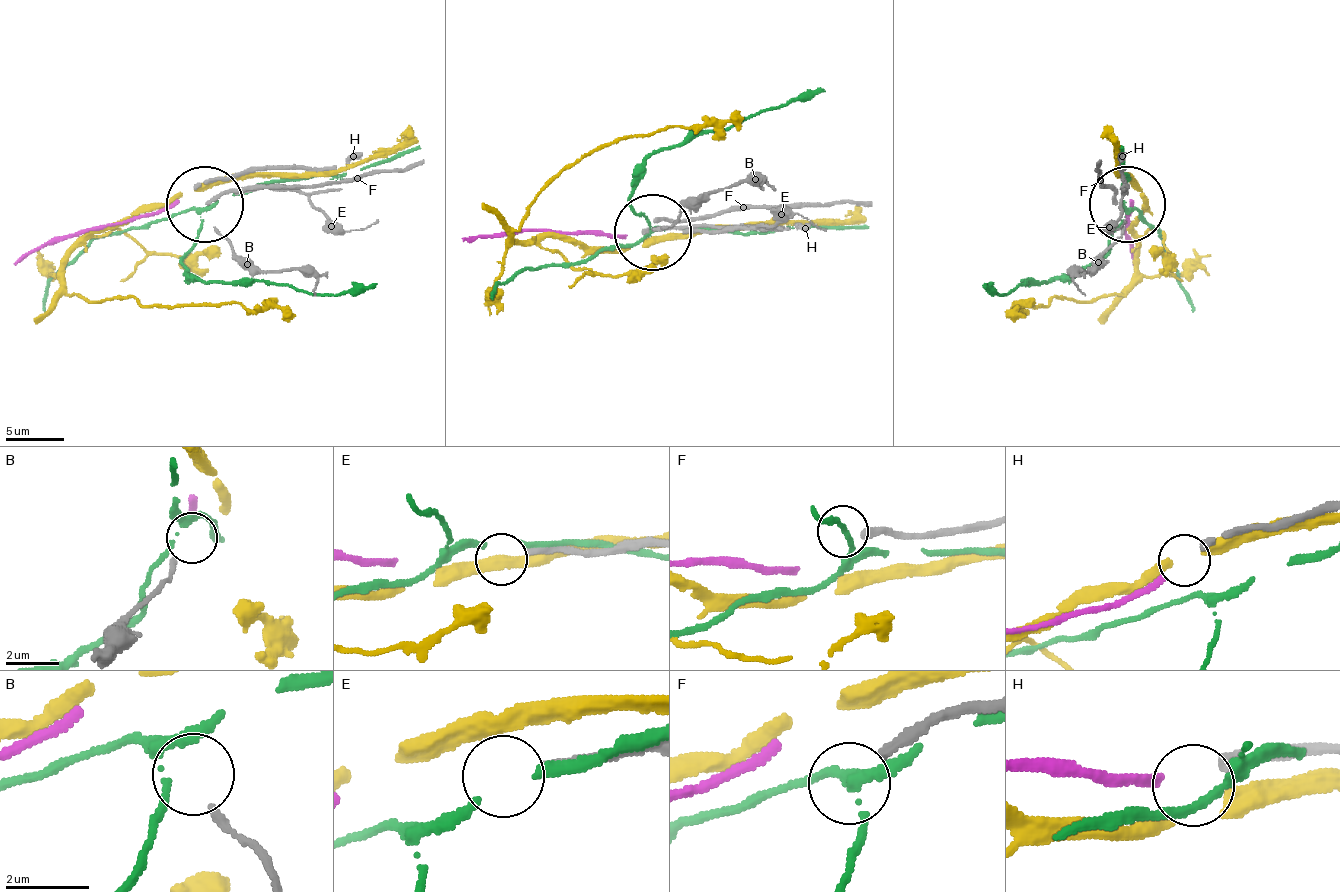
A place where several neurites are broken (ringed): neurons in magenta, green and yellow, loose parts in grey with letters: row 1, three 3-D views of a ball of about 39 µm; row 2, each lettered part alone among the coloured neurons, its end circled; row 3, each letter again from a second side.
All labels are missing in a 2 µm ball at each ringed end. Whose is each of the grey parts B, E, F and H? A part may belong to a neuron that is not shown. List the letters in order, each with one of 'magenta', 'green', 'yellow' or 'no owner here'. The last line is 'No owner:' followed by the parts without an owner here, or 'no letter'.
B: no owner here
E: no owner here
F: no owner here
H: magenta
No owner: B, E, F

